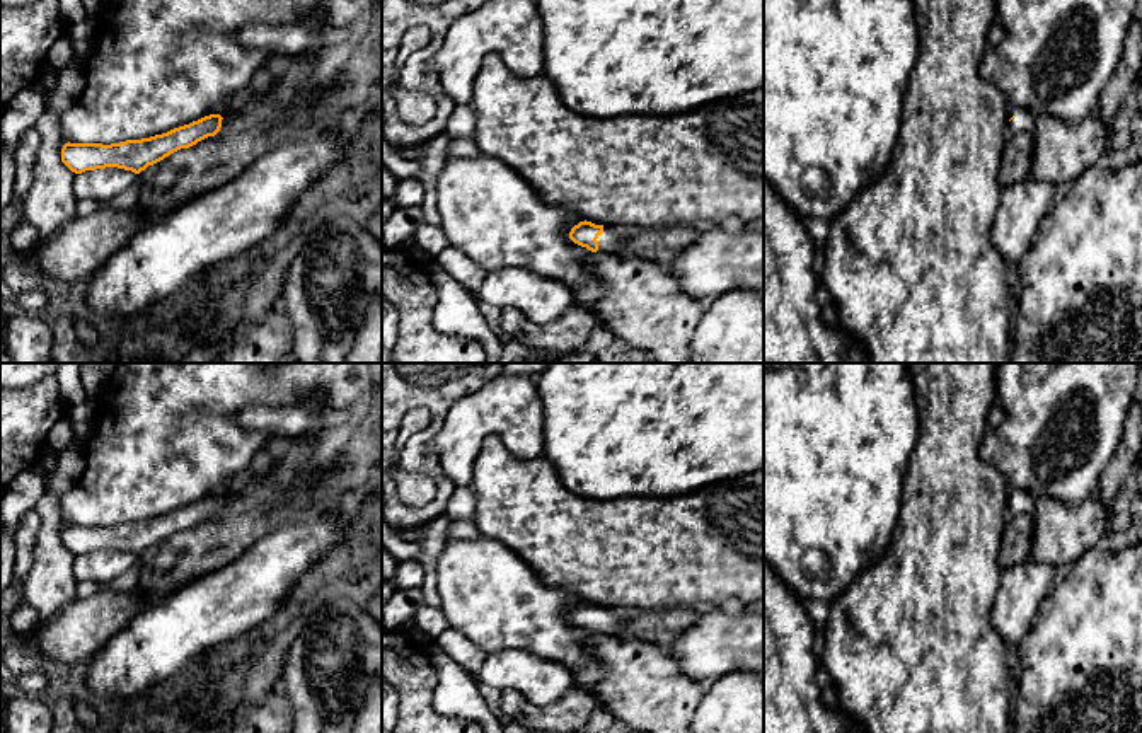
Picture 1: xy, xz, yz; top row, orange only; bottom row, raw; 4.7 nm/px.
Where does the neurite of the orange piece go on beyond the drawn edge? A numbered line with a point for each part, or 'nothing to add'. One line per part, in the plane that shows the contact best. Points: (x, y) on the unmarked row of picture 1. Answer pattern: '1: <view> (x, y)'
1: xz (614, 621)

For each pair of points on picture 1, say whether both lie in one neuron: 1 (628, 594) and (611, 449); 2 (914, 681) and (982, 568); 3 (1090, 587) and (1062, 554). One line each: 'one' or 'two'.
1: two
2: one
3: two

